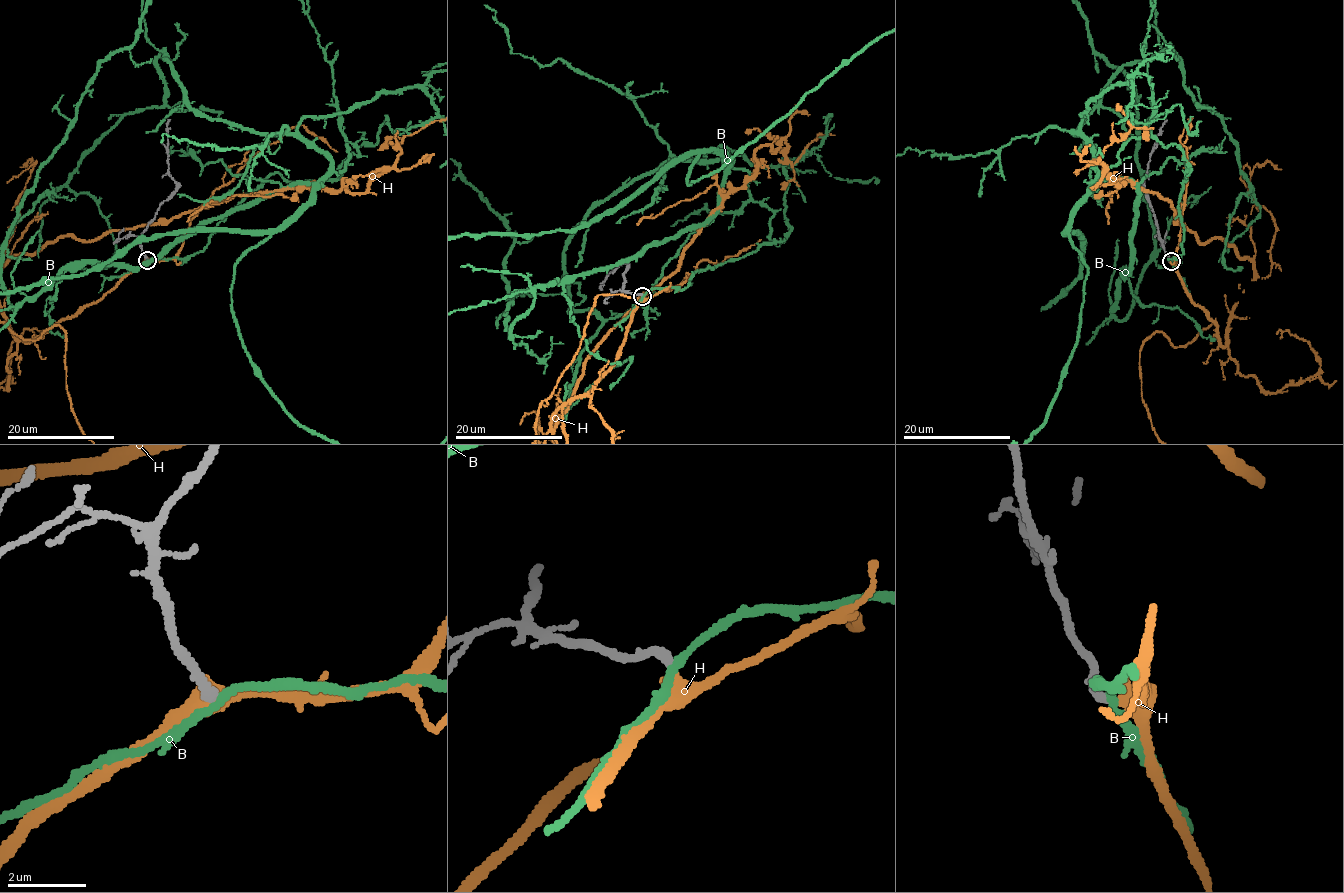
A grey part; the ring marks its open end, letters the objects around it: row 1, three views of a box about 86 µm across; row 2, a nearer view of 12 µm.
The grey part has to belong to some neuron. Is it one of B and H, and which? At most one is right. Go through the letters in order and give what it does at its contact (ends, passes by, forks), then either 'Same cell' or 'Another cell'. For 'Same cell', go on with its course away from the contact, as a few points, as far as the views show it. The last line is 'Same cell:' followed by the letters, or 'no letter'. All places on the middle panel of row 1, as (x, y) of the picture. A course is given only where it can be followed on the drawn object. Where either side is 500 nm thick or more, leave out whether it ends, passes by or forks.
B: It passes by. Another cell
H: It passes by. Same cell
Same cell: H

